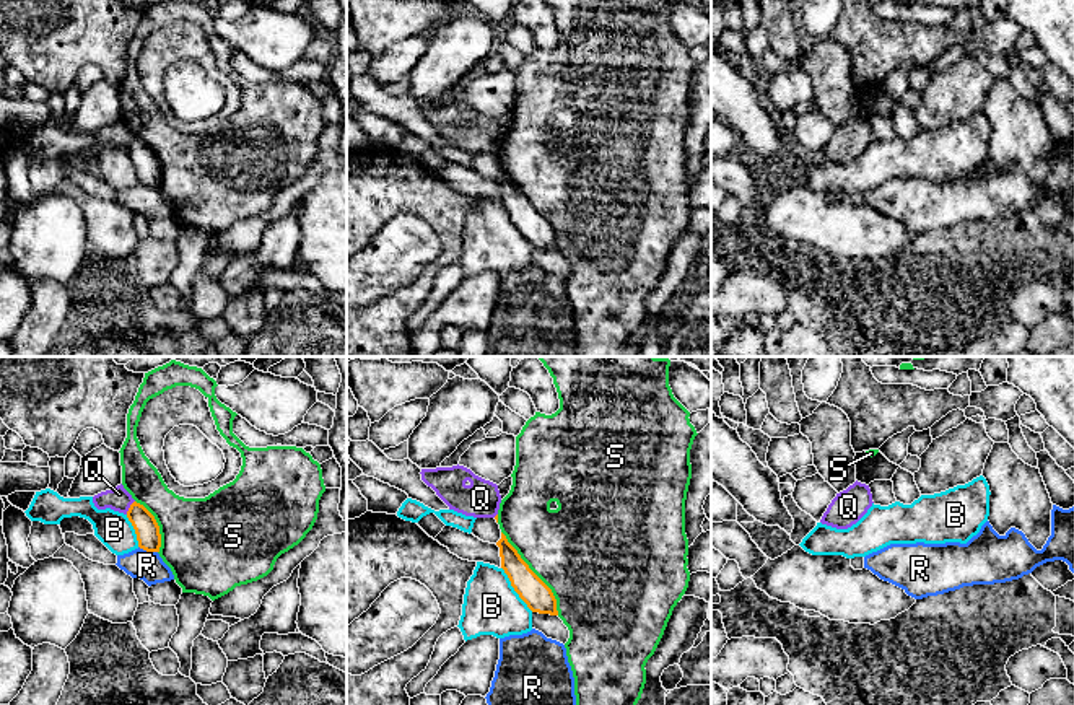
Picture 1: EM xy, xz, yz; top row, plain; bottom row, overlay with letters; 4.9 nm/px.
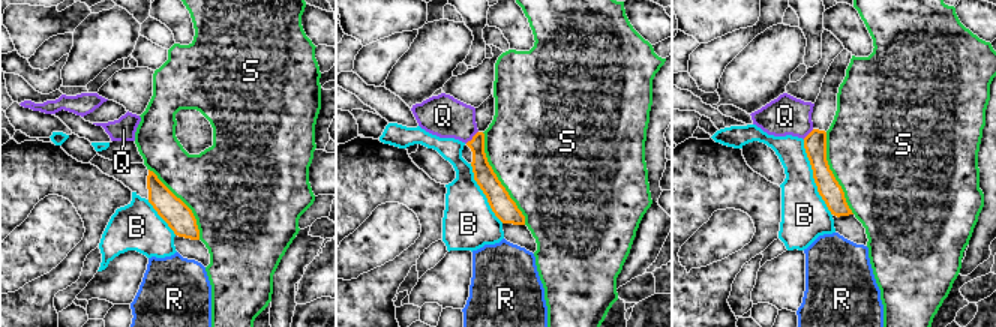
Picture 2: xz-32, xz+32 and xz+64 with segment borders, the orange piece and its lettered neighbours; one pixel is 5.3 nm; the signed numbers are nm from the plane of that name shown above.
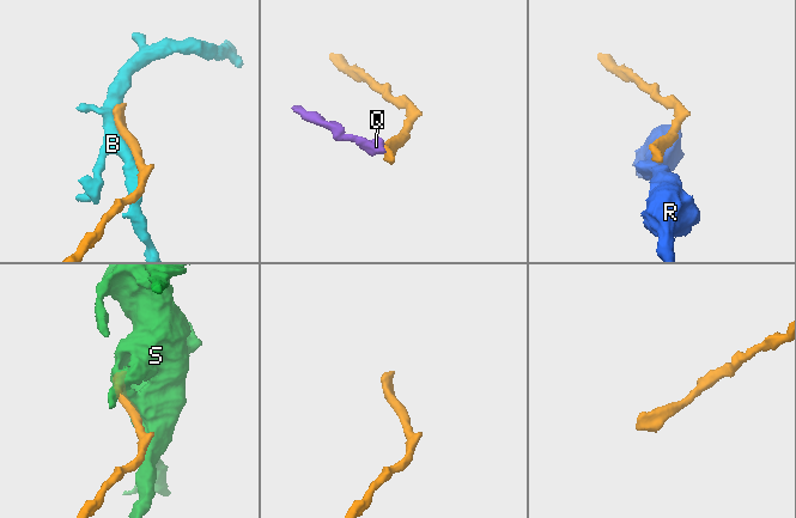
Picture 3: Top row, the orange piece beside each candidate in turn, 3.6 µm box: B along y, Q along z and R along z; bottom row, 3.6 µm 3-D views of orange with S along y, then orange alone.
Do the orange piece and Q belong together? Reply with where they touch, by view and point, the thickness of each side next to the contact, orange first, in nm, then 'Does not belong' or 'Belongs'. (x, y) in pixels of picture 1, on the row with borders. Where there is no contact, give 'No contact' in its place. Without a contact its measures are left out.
Touches orange at xy (130, 507). Thickness 120 nm (orange) against 120 nm. Does not belong

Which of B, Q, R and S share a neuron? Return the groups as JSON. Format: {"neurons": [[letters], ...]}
{"neurons": [["B"], ["Q"], ["R"], ["S"]]}

